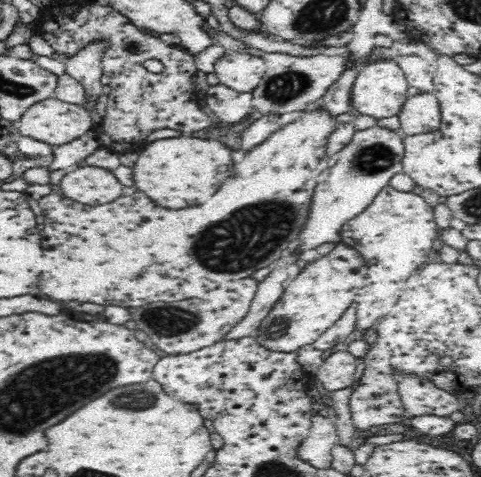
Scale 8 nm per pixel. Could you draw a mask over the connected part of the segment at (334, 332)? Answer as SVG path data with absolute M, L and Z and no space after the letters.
M358 302L348 306L346 312L334 324L325 330L309 348L316 350L326 350L344 346L347 339L356 326Z

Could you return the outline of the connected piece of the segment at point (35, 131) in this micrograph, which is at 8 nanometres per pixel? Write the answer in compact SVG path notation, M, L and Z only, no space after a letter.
M54 96L33 104L15 125L21 136L56 148L95 127L92 115L82 105L62 102Z

